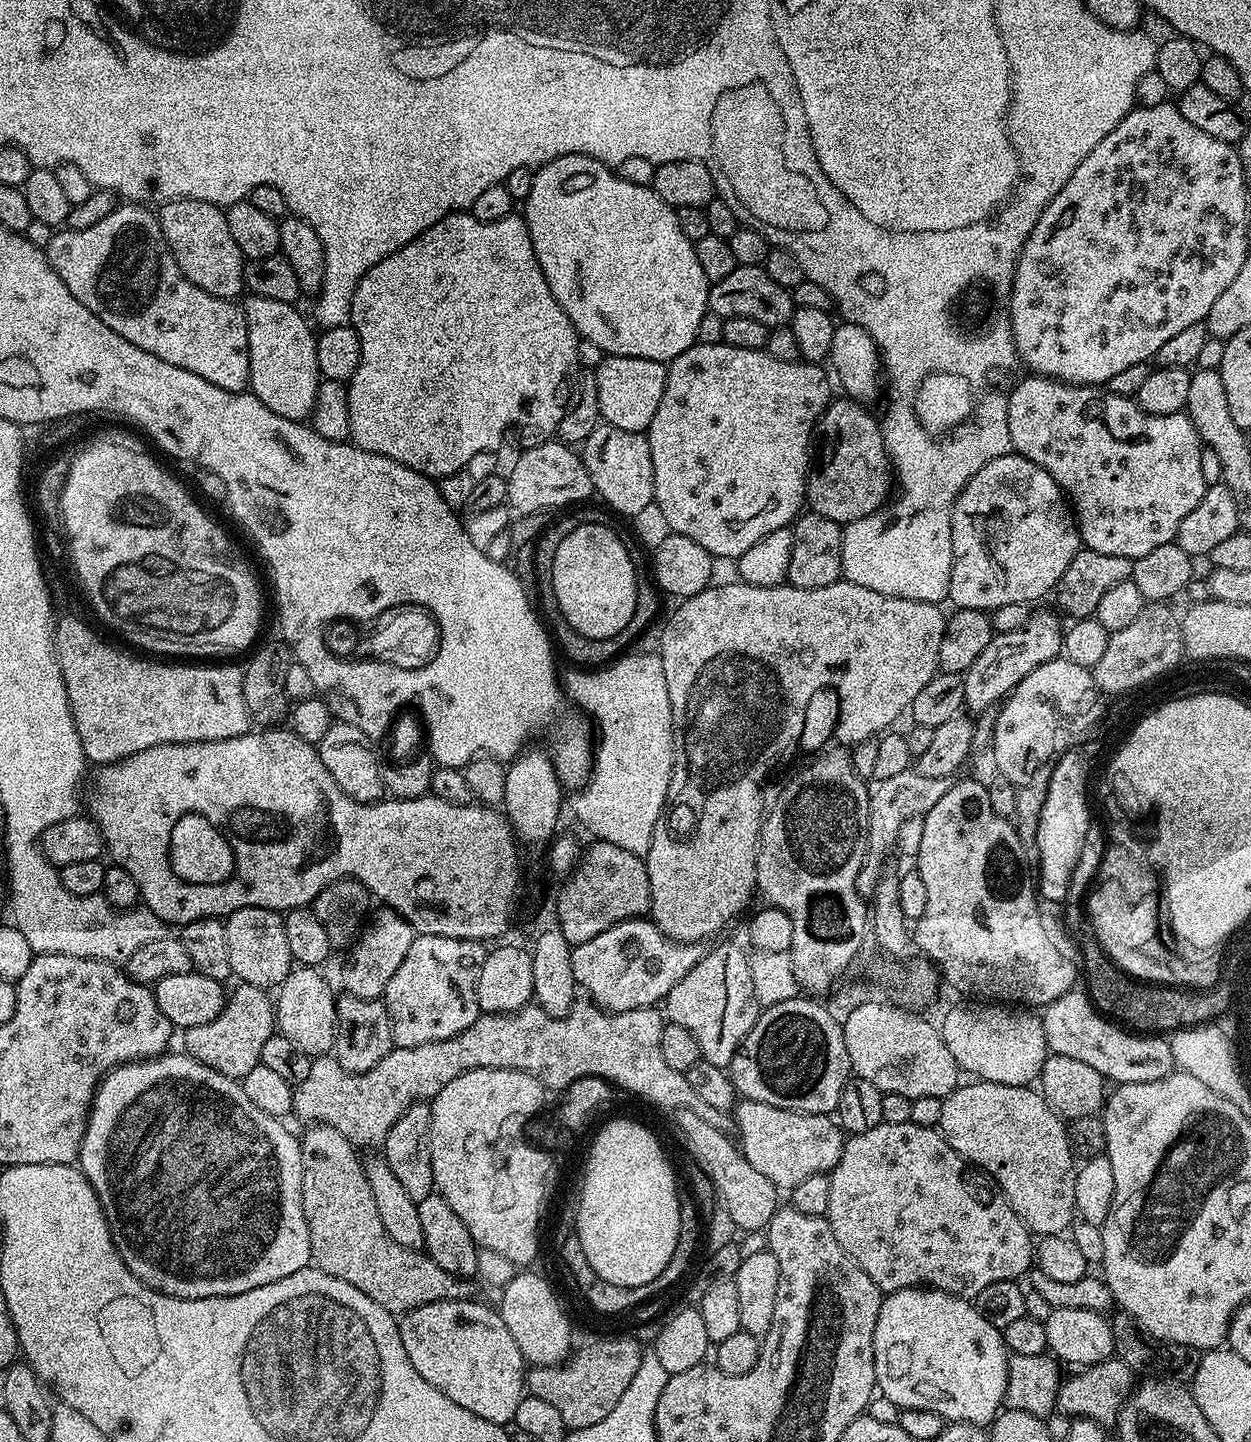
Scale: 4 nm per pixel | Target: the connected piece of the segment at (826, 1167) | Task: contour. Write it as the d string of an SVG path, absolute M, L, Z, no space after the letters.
M741 1099L734 1109L734 1132L740 1153L777 1189L790 1190L814 1174L828 1174L844 1149L845 1133L831 1115L782 1110L766 1102Z

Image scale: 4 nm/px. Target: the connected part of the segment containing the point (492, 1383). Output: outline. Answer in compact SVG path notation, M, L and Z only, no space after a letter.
M475 1299L443 1300L403 1313L398 1320L402 1346L406 1346L414 1370L418 1370L430 1386L442 1390L450 1402L466 1406L466 1410L478 1414L478 1418L486 1418L486 1422L508 1426L515 1421L518 1406L526 1395L526 1361L518 1350L518 1342L514 1342L514 1334L506 1330L499 1311L476 1303Z

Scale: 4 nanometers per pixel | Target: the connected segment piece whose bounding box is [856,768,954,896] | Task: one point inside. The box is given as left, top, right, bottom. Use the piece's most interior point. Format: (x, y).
(910, 794)

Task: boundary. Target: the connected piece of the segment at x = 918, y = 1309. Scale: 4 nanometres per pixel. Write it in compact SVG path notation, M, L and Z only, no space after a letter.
M925 1287L889 1292L881 1299L874 1330L876 1383L900 1410L934 1410L945 1422L991 1425L1005 1407L1009 1355L1001 1329L986 1322L971 1299Z

